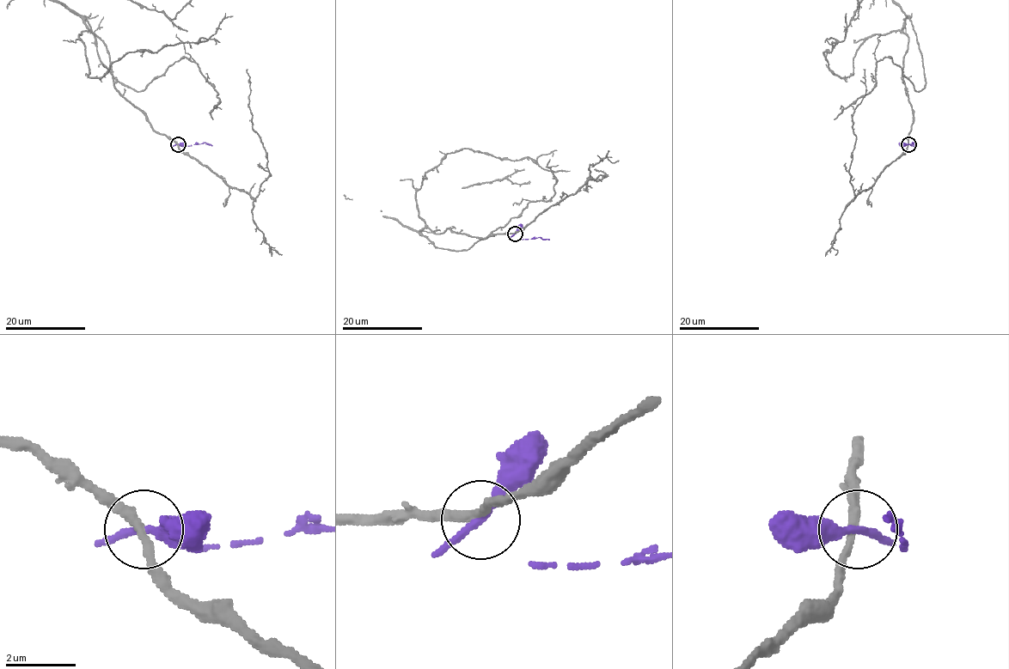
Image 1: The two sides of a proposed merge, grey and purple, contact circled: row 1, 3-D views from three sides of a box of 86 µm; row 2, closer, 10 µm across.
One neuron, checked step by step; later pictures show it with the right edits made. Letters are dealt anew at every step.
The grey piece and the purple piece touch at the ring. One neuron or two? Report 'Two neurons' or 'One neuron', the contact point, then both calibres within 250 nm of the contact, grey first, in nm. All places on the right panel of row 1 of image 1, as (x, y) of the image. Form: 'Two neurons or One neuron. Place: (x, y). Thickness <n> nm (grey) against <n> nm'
Two neurons. Place: (908, 144). Thickness 260 nm (grey) against 240 nm

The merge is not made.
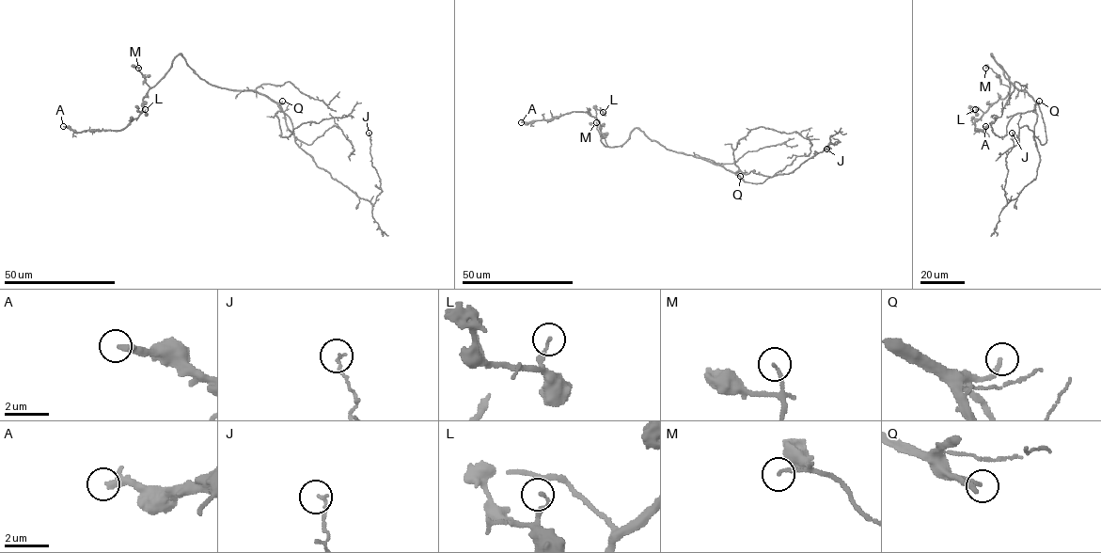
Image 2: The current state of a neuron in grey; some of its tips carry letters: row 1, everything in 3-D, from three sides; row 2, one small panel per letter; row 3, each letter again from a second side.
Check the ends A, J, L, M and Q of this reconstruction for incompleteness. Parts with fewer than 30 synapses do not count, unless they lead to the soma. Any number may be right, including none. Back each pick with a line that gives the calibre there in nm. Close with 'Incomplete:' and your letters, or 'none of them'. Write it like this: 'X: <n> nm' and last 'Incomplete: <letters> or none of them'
A: 300 nm
Q: 180 nm
Incomplete: A, Q

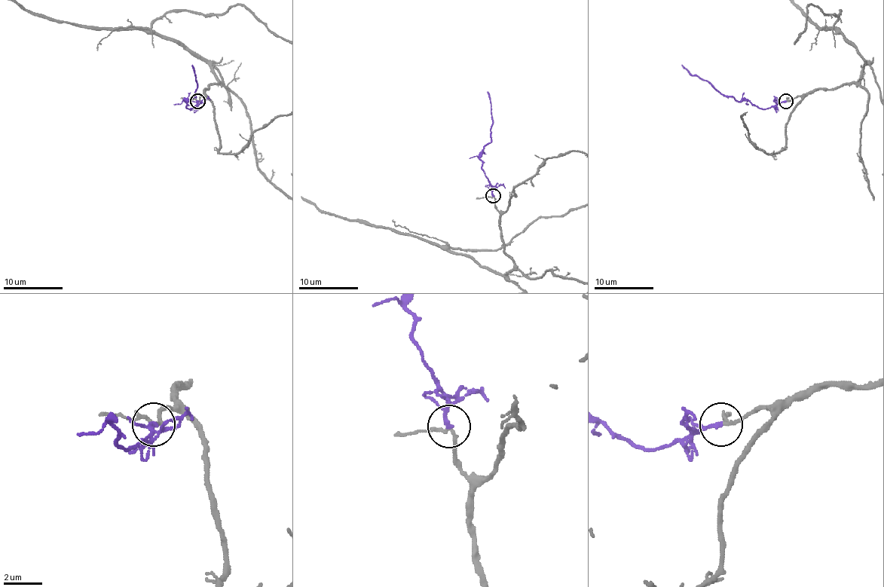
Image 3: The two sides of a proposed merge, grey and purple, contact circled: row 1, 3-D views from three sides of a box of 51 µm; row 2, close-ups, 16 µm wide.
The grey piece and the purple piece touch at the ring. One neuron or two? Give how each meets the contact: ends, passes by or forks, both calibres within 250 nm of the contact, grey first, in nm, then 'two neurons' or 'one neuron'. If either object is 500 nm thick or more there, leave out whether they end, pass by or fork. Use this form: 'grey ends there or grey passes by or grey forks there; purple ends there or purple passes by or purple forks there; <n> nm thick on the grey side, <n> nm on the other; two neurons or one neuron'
grey passes by; purple passes by; 150 nm thick on the grey side, 160 nm on the other; one neuron

